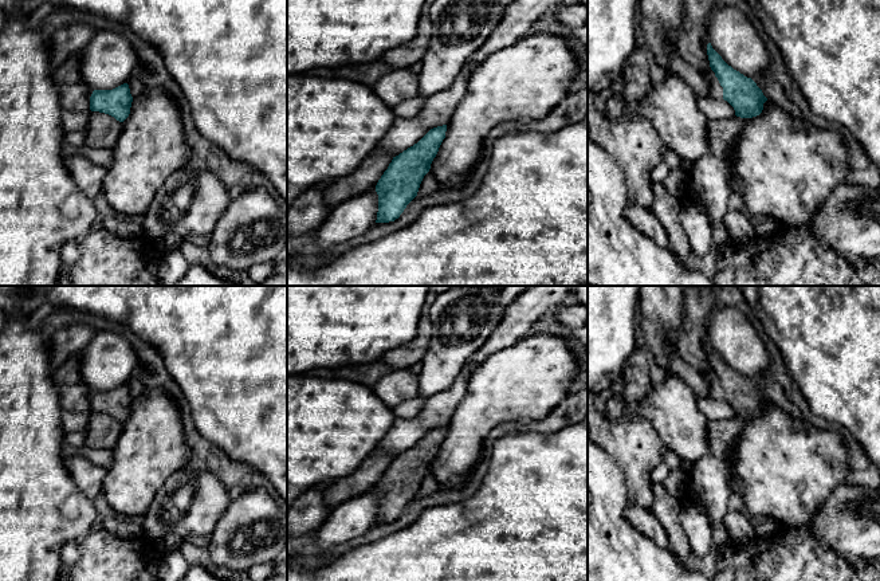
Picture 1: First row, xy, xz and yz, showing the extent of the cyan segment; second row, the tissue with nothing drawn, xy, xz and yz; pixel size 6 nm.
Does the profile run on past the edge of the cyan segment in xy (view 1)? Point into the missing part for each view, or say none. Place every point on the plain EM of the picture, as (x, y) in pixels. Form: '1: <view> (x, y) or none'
1: none

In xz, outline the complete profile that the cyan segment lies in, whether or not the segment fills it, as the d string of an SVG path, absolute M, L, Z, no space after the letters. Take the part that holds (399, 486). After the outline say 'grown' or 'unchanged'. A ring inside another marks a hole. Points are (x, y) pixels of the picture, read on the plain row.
M447 425L431 429L417 444L393 458L376 486L378 513L376 523L394 522L417 496L424 476L445 439Z | unchanged

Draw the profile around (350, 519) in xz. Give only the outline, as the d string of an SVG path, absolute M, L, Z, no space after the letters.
M376 487L334 507L317 529L317 542L327 553L343 542L366 533L377 521L378 495Z

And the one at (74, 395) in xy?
M80 354L74 356L52 372L52 382L56 385L63 411L85 413L90 411L93 390L79 374Z

